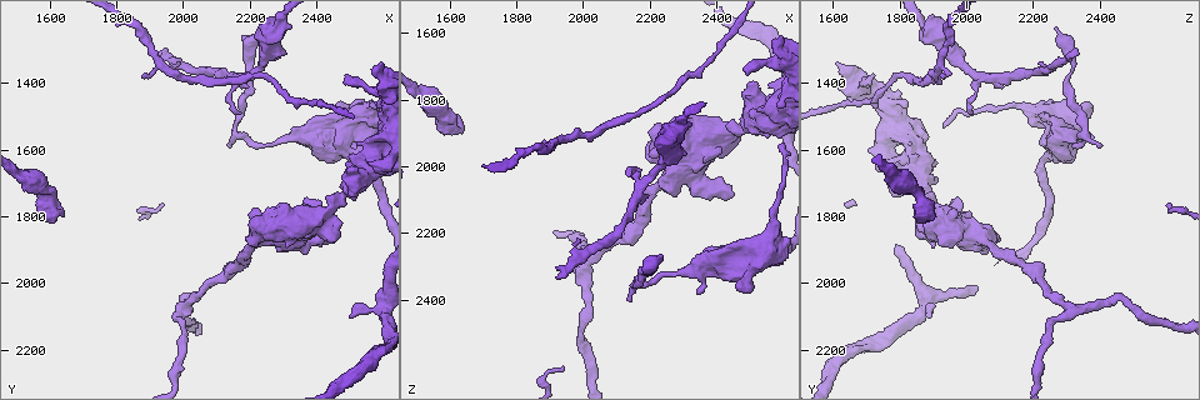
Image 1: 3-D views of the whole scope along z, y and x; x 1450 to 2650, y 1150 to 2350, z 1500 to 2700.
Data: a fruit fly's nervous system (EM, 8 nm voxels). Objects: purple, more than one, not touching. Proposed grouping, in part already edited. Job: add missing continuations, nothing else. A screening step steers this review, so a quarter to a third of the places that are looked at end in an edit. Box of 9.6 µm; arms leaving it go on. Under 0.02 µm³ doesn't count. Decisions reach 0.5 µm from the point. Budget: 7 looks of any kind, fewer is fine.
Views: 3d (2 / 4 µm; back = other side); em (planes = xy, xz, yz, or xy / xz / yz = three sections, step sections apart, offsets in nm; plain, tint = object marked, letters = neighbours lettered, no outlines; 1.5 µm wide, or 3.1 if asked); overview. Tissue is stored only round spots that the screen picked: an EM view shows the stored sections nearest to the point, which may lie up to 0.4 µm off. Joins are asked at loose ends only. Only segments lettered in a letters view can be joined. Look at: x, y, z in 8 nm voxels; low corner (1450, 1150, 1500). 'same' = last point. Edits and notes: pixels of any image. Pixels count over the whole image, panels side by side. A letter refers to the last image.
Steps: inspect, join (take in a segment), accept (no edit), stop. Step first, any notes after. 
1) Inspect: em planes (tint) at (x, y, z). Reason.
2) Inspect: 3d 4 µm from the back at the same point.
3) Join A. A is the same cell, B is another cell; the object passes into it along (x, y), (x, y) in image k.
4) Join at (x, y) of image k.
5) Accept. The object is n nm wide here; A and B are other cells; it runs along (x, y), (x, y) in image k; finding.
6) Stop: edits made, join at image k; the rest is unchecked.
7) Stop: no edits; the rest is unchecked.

Inspect: 3d 4 µm at (2140, 1590, 2410).

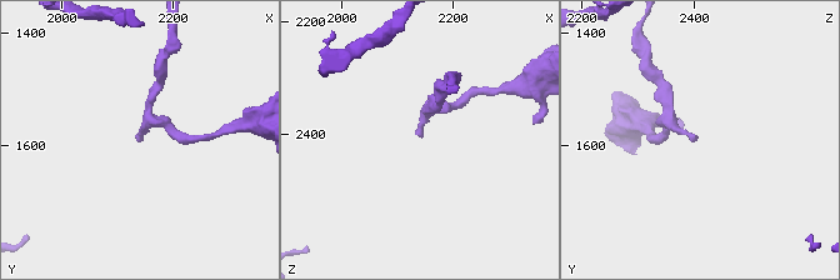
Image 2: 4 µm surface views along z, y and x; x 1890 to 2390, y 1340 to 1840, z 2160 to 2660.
Inspect: em yz step 4 (tint) at (2140, 1590, 2400). Shape alone is not enough.

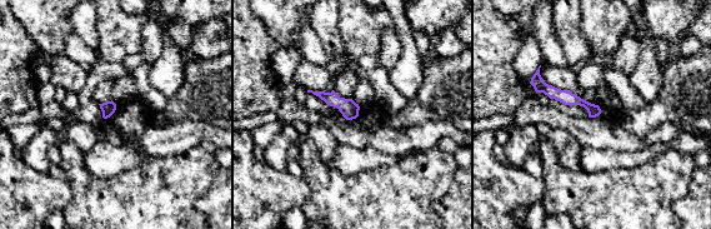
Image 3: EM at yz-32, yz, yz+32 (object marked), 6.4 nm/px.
Inspect: em planes (letters) at the same point. Cut it another way.

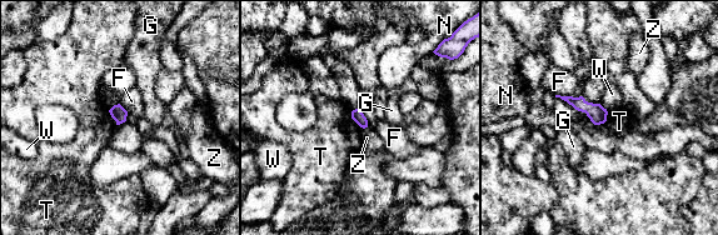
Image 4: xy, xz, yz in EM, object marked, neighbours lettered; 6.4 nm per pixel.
Accept. F, G, N, T, W and Z are other cells; a border runs along (350, 111), (350, 116), (363, 128) in image 4; none of them fits.

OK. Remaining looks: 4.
Inspect: em planes (tint) at (1630, 1800, 1880). An open end.

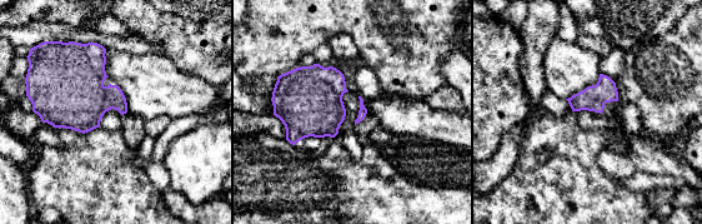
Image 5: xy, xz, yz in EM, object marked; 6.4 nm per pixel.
Inspect: em planes (letters) at the same point.

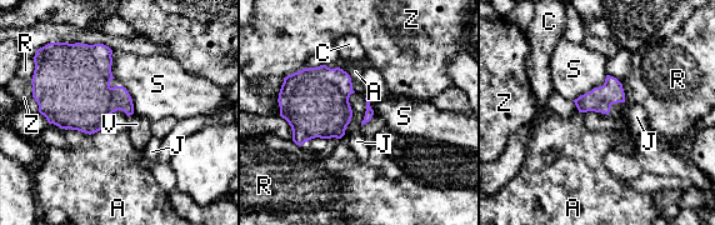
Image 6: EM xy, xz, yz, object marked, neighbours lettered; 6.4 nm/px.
Join V. V is the same cell, A, C, J, R, S and Z are other cells; the neuron continues.

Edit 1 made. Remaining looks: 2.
Stop: edits made, join at image 6; the rest is unchecked.

